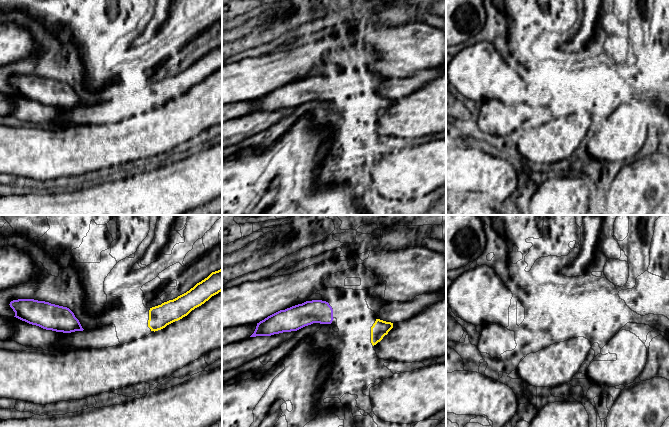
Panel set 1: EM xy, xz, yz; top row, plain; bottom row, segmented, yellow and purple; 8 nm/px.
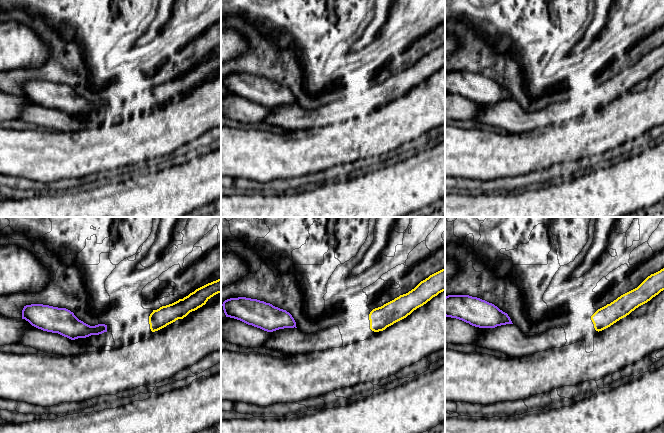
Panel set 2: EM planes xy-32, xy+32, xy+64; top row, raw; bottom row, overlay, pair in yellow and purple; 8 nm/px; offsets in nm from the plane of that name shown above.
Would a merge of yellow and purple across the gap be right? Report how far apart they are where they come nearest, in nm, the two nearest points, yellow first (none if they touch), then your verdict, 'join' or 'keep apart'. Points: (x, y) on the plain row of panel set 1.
320 nm | xz (371, 103), (333, 94) | keep apart

